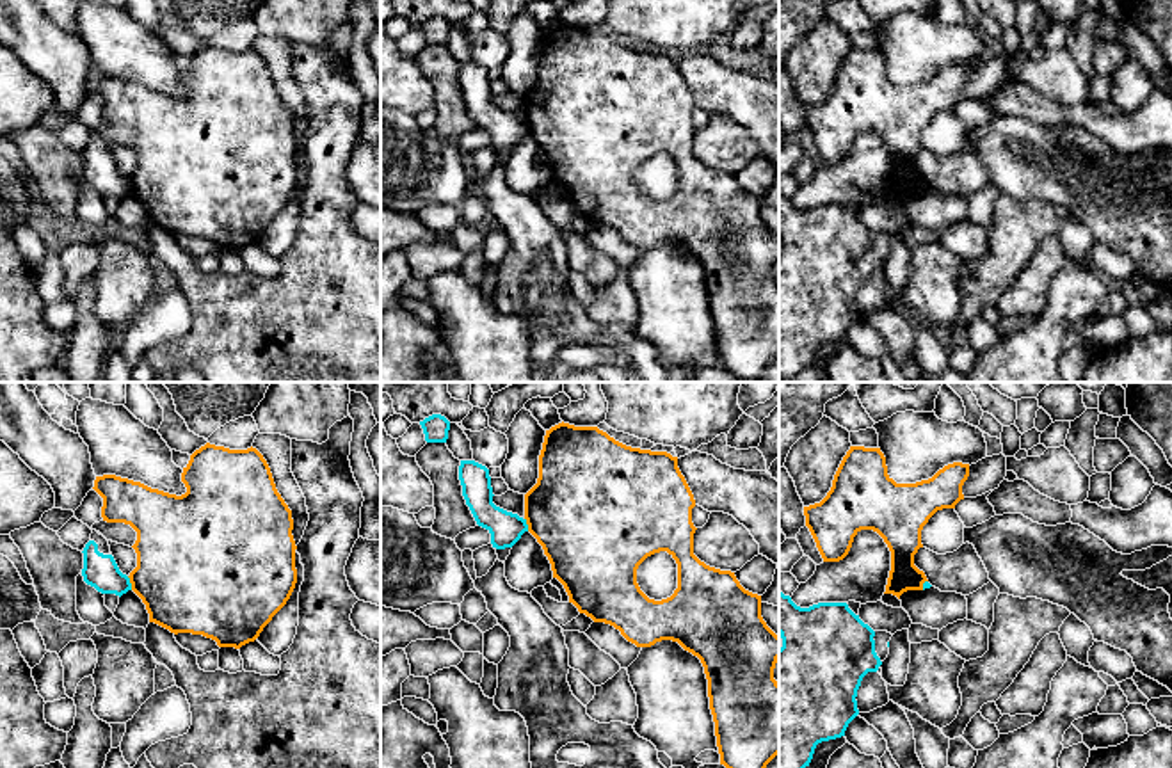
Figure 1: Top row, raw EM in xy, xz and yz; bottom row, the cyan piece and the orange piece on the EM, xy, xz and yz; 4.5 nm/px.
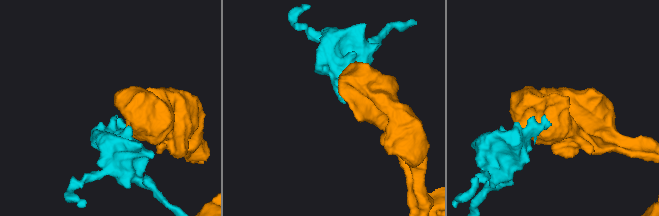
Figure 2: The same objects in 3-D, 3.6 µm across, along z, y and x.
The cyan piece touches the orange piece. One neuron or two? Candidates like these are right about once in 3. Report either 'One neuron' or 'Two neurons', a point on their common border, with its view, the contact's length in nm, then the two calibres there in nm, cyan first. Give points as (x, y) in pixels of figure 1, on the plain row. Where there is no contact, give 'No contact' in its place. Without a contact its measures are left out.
Two neurons. Touches cyan at xy (130, 185). Shared border 70 nm. Thickness 160 nm (cyan) against 440 nm

